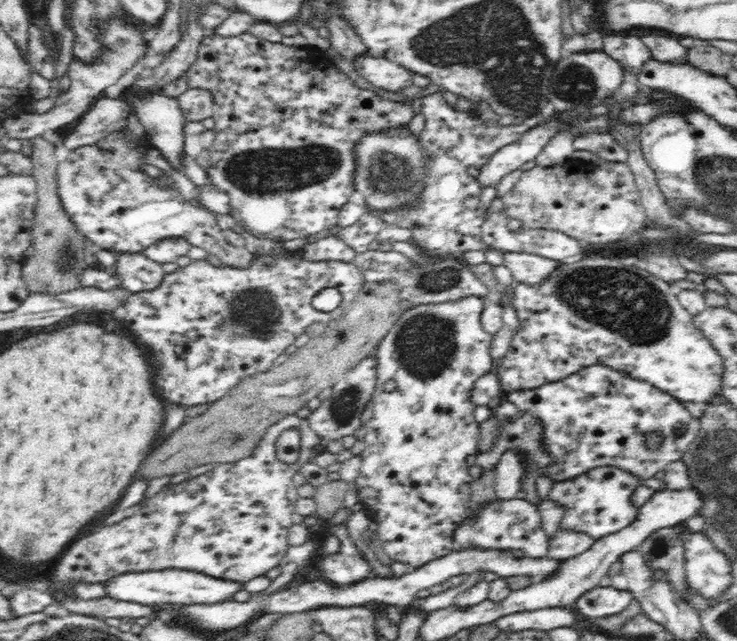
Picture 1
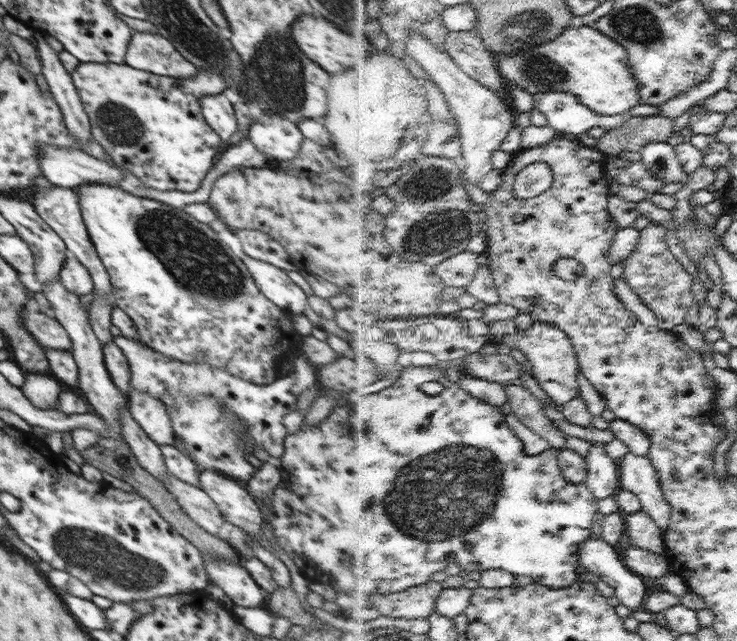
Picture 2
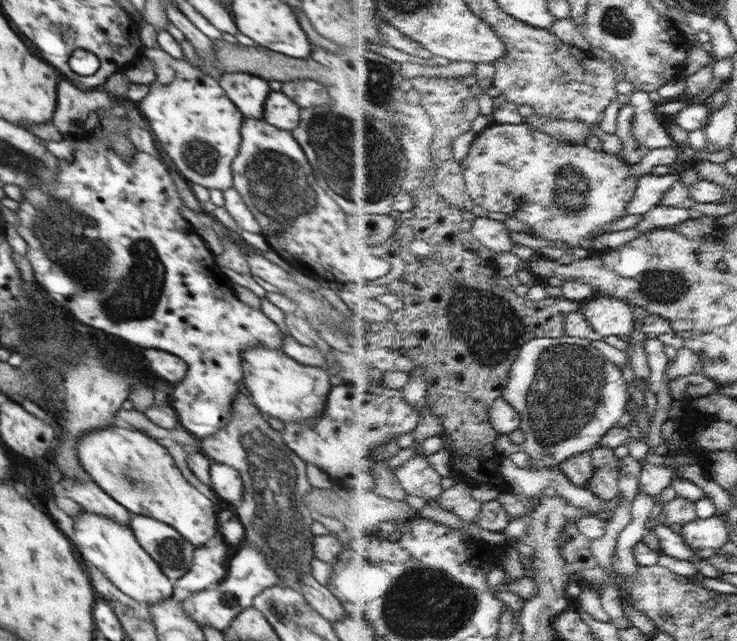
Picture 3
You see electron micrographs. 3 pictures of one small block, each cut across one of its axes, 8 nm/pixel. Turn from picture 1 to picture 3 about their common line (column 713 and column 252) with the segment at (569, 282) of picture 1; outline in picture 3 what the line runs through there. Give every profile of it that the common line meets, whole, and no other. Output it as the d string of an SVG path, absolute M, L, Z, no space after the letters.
M254 345L242 353L244 384L254 404L264 414L278 418L284 423L304 421L322 415L326 409L328 393L341 370L324 370L322 367L304 365L288 355L283 349L270 349L266 345Z

